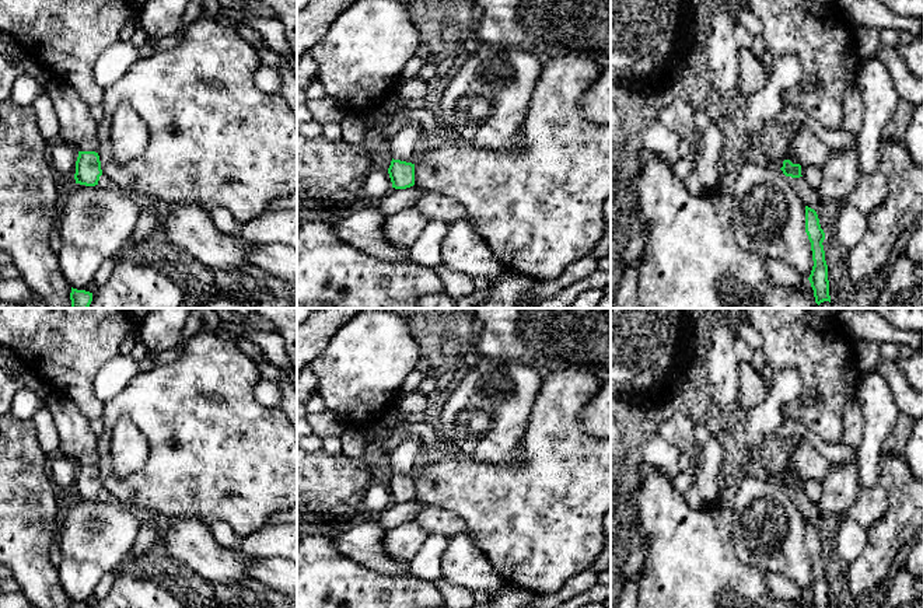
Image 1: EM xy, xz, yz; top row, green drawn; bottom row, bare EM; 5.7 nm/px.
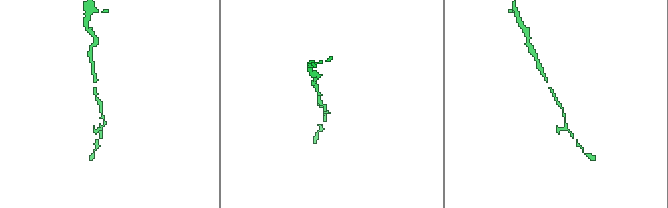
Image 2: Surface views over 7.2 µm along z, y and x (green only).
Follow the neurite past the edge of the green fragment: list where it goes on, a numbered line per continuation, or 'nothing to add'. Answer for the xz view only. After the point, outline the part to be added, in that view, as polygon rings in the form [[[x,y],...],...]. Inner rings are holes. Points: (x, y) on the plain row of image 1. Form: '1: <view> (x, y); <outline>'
nothing to add

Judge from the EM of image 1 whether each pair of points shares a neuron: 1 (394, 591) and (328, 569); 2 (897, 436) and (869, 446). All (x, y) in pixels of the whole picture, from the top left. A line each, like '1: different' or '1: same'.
1: same
2: different

